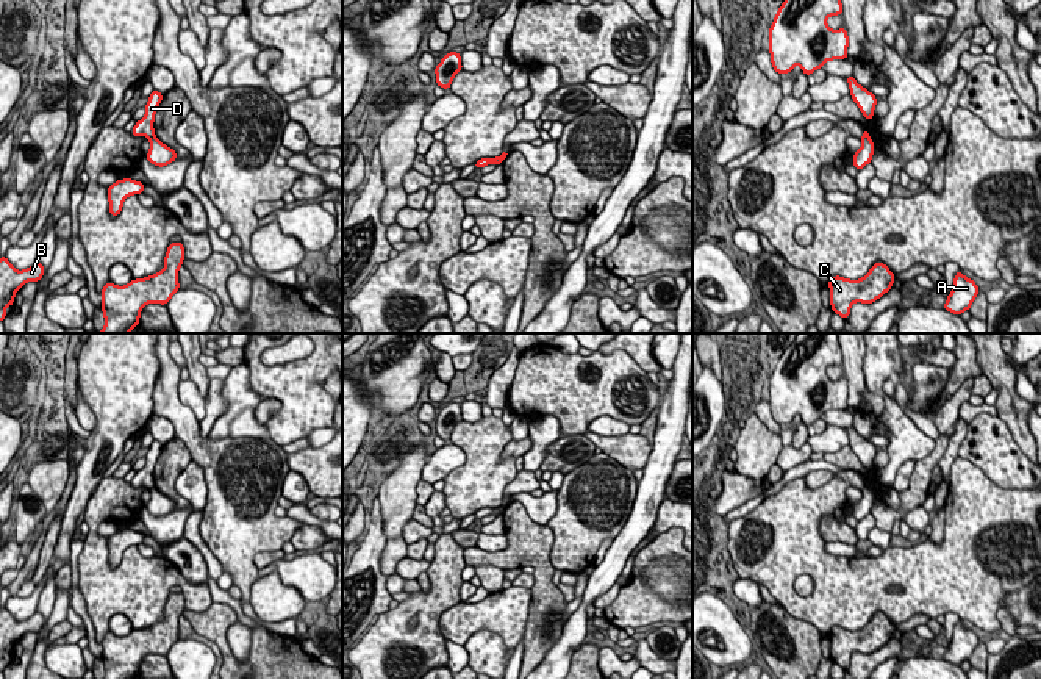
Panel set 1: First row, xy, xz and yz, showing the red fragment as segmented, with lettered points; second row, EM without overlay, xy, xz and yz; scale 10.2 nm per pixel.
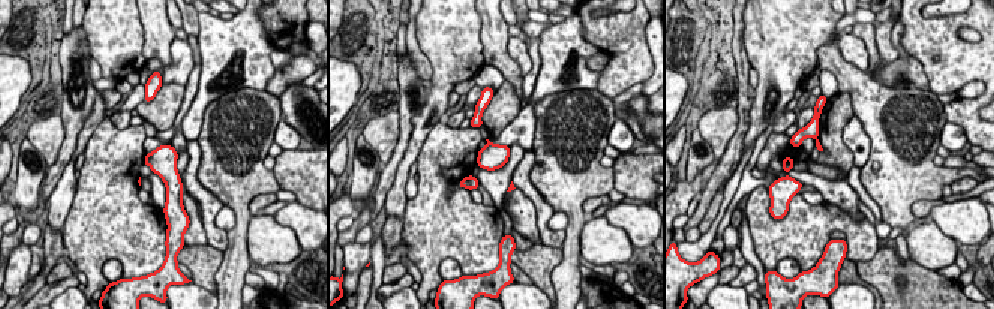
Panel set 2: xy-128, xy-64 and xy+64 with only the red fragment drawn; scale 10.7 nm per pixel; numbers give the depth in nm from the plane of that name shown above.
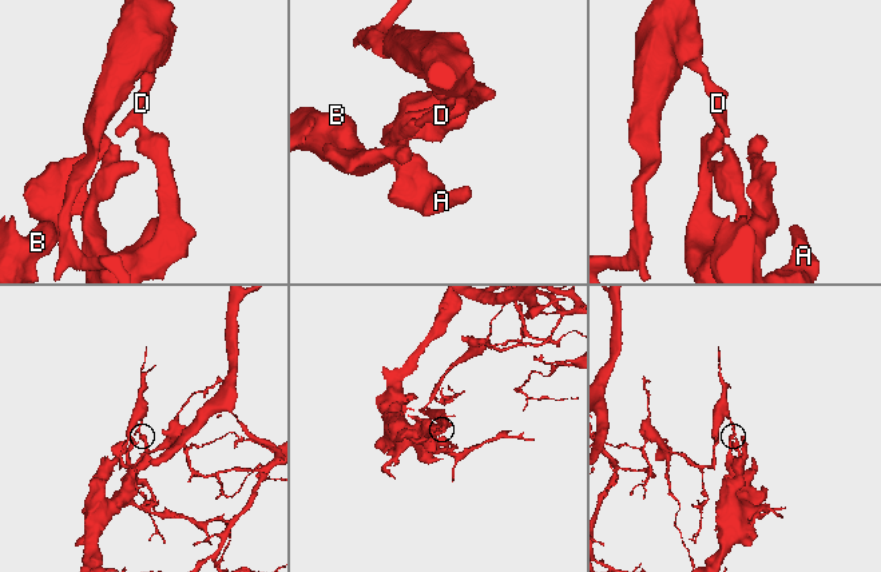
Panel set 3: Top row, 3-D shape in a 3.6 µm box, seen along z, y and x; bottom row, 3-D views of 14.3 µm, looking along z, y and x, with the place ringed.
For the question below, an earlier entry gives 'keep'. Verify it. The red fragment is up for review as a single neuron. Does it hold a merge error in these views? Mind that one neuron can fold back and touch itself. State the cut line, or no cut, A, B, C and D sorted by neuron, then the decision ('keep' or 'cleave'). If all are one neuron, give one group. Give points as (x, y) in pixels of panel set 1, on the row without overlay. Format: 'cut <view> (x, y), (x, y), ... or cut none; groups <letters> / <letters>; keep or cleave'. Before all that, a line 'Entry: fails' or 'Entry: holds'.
Entry: fails
cut xy (153, 485), (149, 490); groups A B C / D; cleave

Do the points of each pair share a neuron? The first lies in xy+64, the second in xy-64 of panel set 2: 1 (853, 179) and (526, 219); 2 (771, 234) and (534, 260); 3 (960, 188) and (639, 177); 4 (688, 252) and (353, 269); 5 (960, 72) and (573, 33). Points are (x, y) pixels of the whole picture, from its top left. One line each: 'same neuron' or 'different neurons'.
1: different neurons
2: different neurons
3: same neuron
4: same neuron
5: different neurons

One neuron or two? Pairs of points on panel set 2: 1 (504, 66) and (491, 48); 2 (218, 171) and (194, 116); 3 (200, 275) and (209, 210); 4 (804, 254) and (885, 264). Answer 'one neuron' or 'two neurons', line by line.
1: one neuron
2: two neurons
3: two neurons
4: two neurons

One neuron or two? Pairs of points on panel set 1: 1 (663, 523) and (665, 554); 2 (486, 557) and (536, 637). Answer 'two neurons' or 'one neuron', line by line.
1: two neurons
2: one neuron

